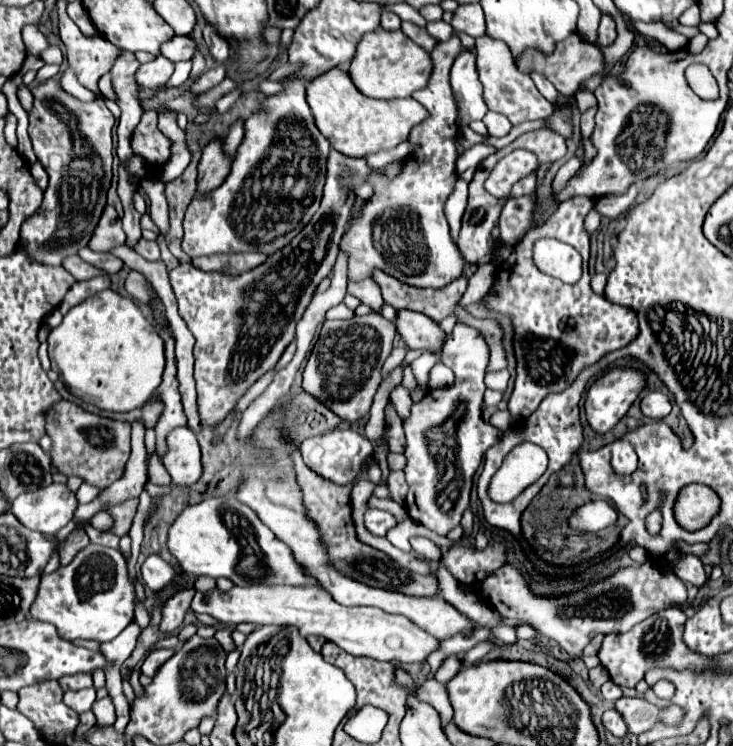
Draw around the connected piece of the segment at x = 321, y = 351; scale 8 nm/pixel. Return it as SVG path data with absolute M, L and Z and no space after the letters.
M374 311L364 317L352 317L346 321L324 321L304 369L304 393L322 401L344 421L358 421L366 417L372 407L374 393L382 381L380 369L386 357L392 353L394 335L394 323Z

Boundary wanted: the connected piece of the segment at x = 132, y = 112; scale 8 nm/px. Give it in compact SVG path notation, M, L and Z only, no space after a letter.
M128 51L112 67L112 81L120 99L118 105L122 109L122 117L118 123L118 147L116 147L120 161L126 161L132 155L130 137L142 117L142 109L140 109L142 85L136 81L138 67L140 67L140 61Z

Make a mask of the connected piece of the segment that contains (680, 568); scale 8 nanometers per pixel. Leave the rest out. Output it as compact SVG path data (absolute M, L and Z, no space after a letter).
M684 555L684 557L678 561L674 573L676 573L676 577L680 577L682 581L688 581L688 583L692 583L692 585L696 585L696 587L702 587L702 585L706 583L704 565L702 565L702 561L700 561L698 557L694 557L694 555Z

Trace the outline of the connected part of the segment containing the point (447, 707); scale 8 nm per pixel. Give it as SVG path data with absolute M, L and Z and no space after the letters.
M436 679L426 681L424 685L420 685L420 701L429 703L439 713L442 727L453 718L453 708L448 701L448 693L446 693L446 685L438 683Z

